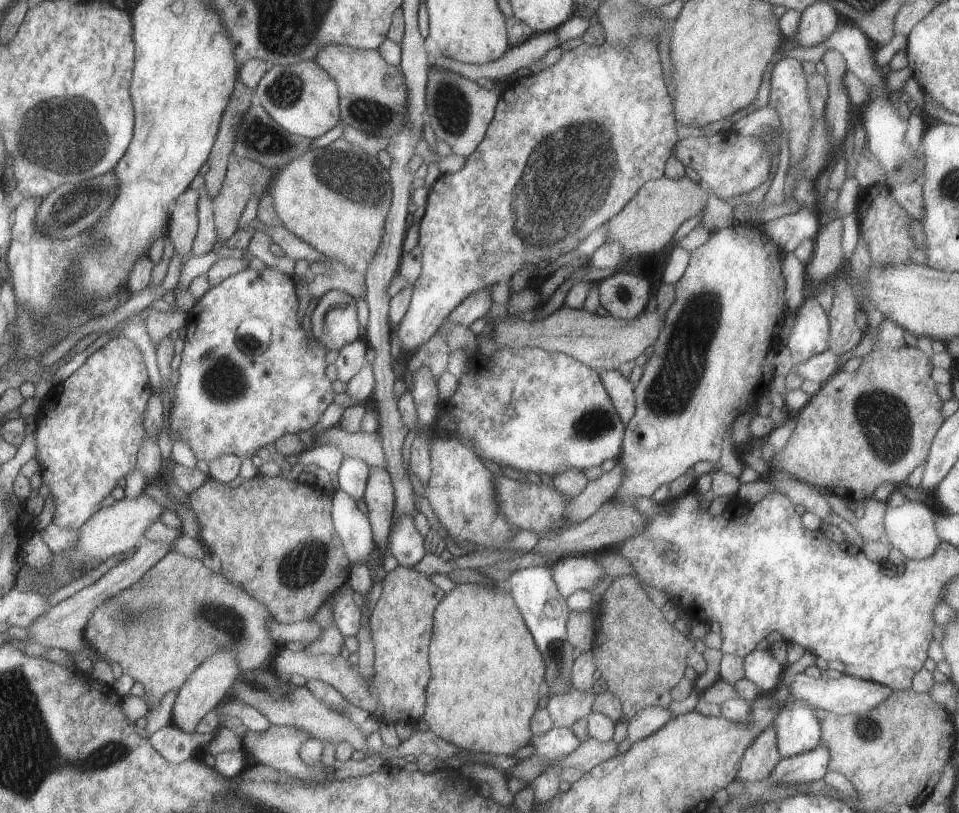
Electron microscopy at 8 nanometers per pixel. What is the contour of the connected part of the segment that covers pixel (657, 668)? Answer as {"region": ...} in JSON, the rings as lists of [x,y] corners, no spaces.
{"region":[[[622,575],[614,578],[610,586],[602,596],[597,608],[596,625],[597,636],[595,638],[593,656],[595,666],[605,678],[608,690],[612,691],[620,700],[625,719],[631,719],[639,710],[646,707],[660,706],[667,708],[671,701],[672,688],[684,678],[684,672],[689,666],[688,654],[695,649],[694,640],[684,636],[670,623],[660,607],[656,606],[644,591],[638,579],[633,575]]]}

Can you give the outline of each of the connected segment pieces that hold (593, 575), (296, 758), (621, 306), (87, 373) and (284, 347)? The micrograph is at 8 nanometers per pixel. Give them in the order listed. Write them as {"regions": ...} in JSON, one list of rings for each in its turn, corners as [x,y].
{"regions":[[[[572,555],[551,566],[554,582],[564,598],[576,590],[593,590],[606,573],[596,555]]],[[[271,725],[268,730],[262,732],[254,732],[247,730],[246,733],[240,737],[243,750],[256,760],[256,763],[272,766],[276,770],[288,772],[304,782],[322,782],[325,780],[321,772],[321,765],[308,766],[299,755],[299,750],[306,740],[310,740],[312,736],[306,734],[300,728],[294,726]]],[[[617,272],[598,284],[601,305],[617,319],[634,320],[647,308],[650,282],[646,278]]],[[[124,336],[114,337],[109,340],[99,350],[90,355],[86,362],[84,362],[70,377],[60,382],[57,386],[52,388],[49,396],[42,401],[40,410],[38,412],[38,418],[36,424],[36,460],[40,466],[40,472],[44,484],[50,489],[50,495],[52,495],[55,503],[55,512],[52,518],[52,523],[60,528],[70,528],[70,530],[79,530],[79,528],[92,516],[95,512],[98,512],[102,508],[102,500],[106,496],[110,496],[112,490],[118,486],[118,480],[120,478],[127,478],[136,469],[138,451],[144,438],[146,438],[146,431],[144,431],[144,418],[146,406],[148,404],[148,398],[153,394],[151,382],[149,379],[148,370],[146,368],[146,362],[144,361],[145,351],[140,349],[136,343],[132,342],[130,338],[124,338]]],[[[266,267],[263,270],[246,269],[232,274],[220,284],[212,286],[204,296],[200,297],[200,300],[196,301],[196,304],[189,310],[189,319],[185,324],[187,334],[184,350],[181,354],[179,381],[175,386],[173,407],[169,416],[170,438],[172,438],[172,441],[182,440],[184,444],[188,444],[188,448],[194,452],[197,460],[204,460],[207,463],[226,455],[236,455],[243,459],[251,459],[253,456],[257,456],[256,452],[260,448],[270,448],[281,436],[285,434],[298,435],[300,432],[309,431],[320,421],[326,408],[334,402],[335,395],[332,382],[325,374],[325,370],[328,367],[328,360],[326,360],[328,350],[320,340],[317,340],[314,336],[309,337],[306,335],[297,313],[298,297],[296,297],[296,283],[293,277],[270,267]]]]}

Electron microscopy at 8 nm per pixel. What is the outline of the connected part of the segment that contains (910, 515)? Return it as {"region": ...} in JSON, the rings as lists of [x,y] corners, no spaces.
{"region":[[[906,500],[898,507],[887,505],[885,538],[906,558],[926,560],[936,554],[942,542],[934,522],[936,512],[921,501]]]}

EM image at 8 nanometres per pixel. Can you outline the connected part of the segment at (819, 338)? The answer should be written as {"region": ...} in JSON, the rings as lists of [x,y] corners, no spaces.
{"region":[[[807,293],[797,311],[796,324],[787,344],[795,364],[810,360],[830,345],[829,317],[813,293]]]}

